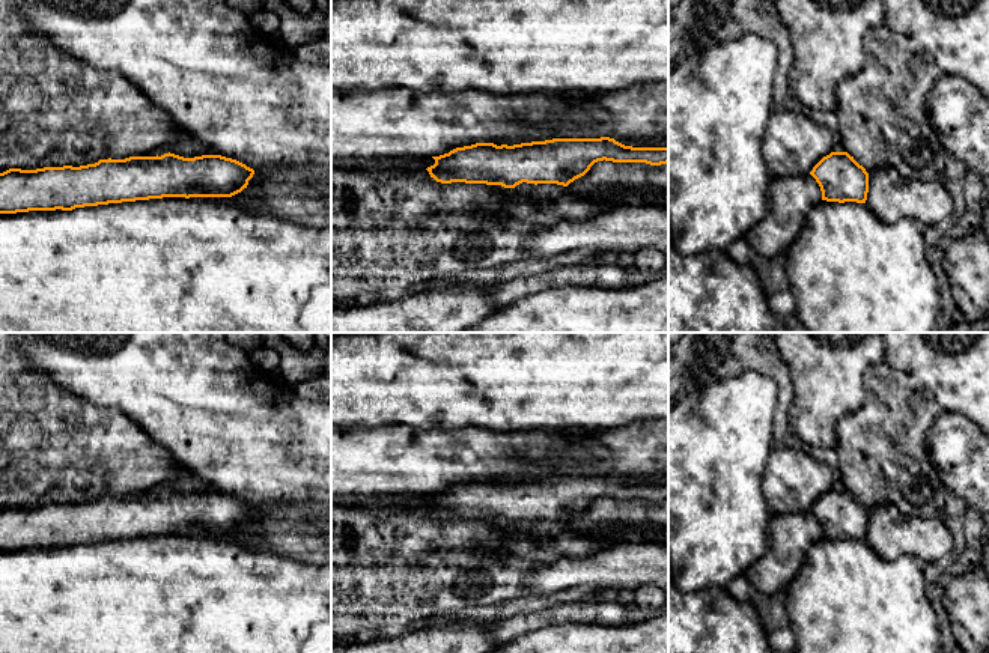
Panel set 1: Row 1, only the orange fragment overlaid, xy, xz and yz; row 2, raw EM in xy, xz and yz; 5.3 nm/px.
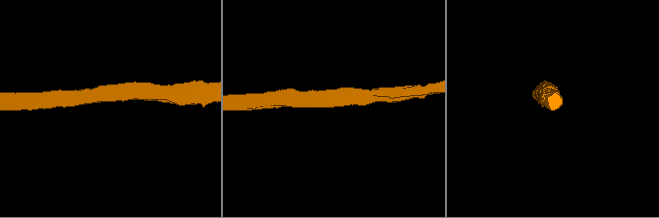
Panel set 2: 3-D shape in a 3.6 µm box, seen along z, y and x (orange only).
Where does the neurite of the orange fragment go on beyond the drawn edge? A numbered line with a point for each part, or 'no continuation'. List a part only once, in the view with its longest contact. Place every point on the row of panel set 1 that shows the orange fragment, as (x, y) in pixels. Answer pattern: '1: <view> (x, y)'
no continuation

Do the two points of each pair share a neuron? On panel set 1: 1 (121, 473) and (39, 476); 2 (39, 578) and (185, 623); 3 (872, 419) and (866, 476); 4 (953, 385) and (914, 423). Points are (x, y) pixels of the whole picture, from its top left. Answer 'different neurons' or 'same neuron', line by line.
1: same neuron
2: same neuron
3: same neuron
4: different neurons

